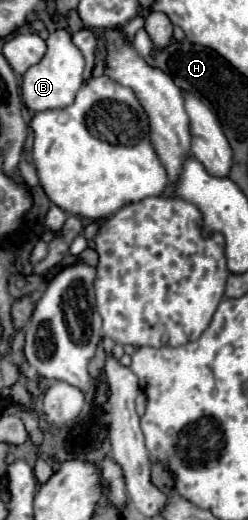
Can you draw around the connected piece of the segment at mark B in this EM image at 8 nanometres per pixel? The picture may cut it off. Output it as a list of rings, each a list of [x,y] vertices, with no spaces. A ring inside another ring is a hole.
[[[57,29],[49,33],[45,57],[37,65],[29,67],[27,73],[23,75],[21,95],[23,95],[25,105],[35,113],[71,105],[75,99],[75,93],[79,91],[83,83],[83,69],[85,69],[85,59],[81,51],[75,47],[75,43],[71,41],[71,33],[65,29]]]

